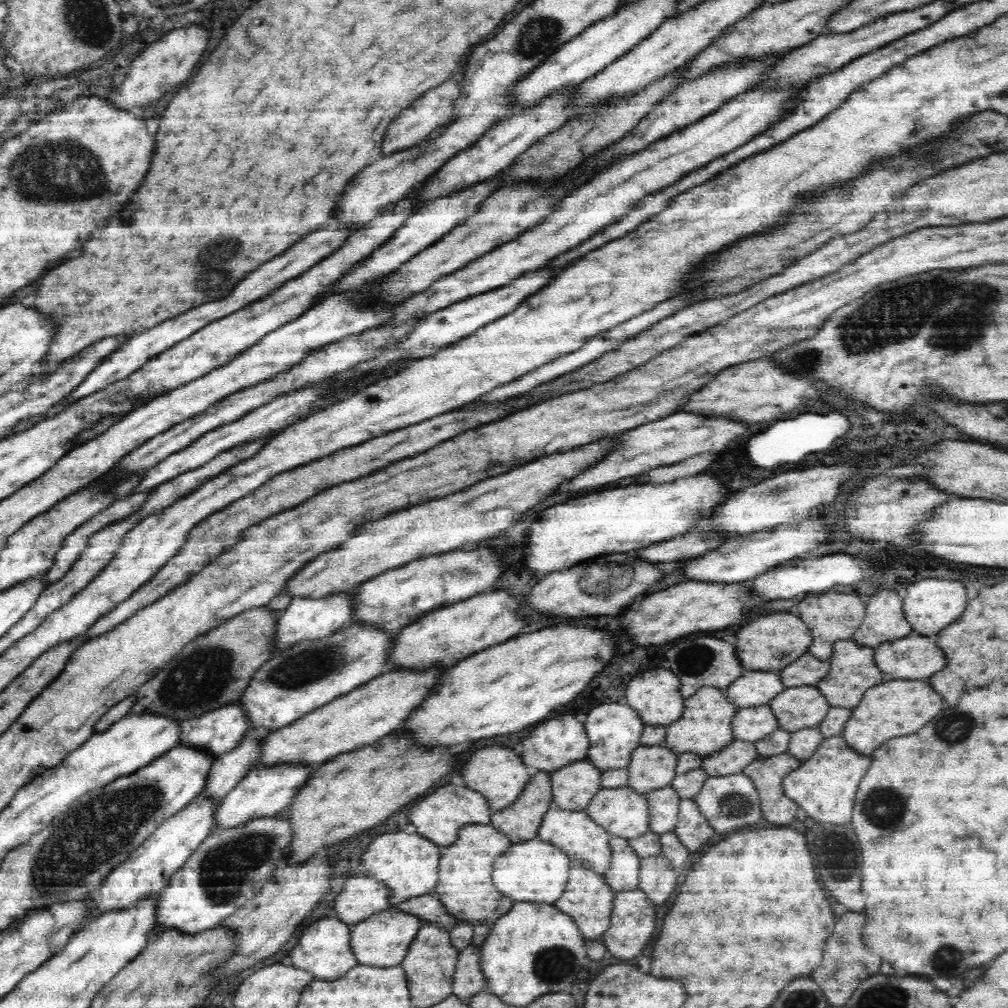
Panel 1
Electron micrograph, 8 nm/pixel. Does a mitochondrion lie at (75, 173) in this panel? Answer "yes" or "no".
yes

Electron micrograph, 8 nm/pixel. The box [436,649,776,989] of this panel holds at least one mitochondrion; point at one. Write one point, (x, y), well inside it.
(554, 965)

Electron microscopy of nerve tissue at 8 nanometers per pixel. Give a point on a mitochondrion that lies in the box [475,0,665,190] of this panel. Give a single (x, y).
(530, 42)

